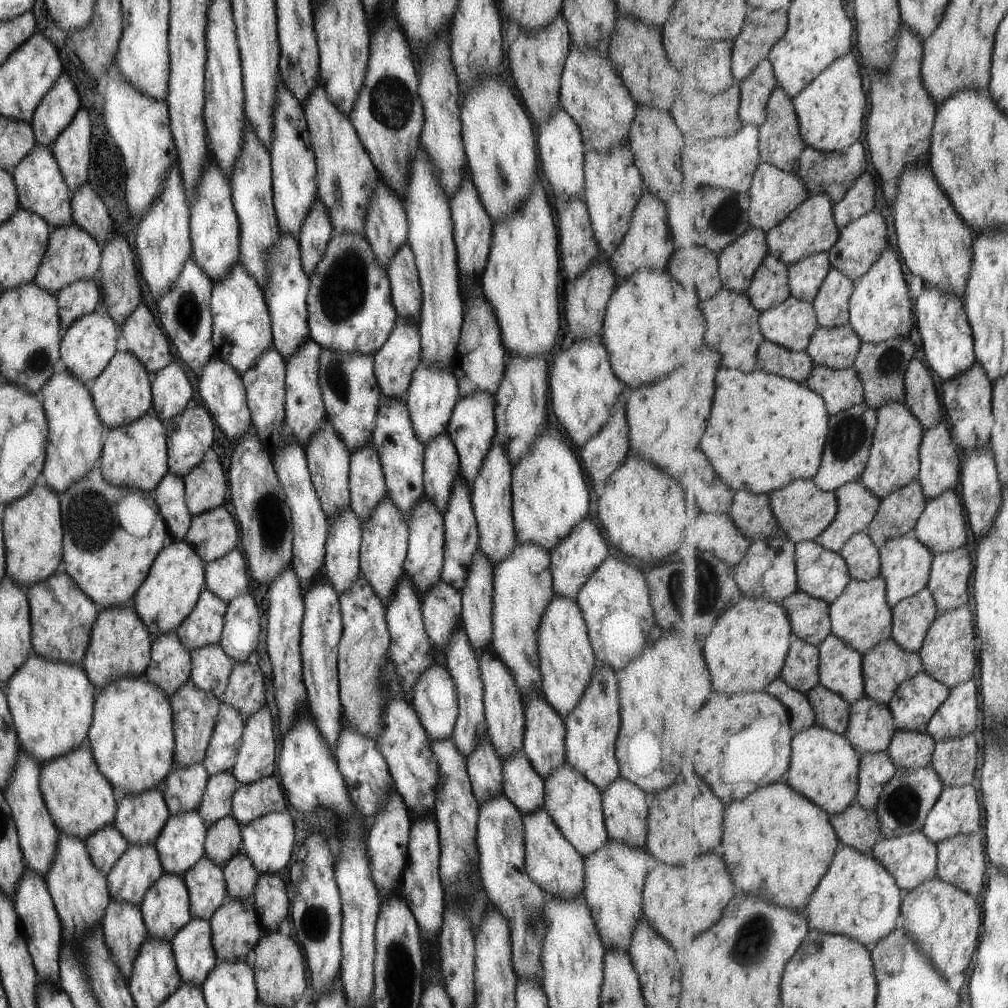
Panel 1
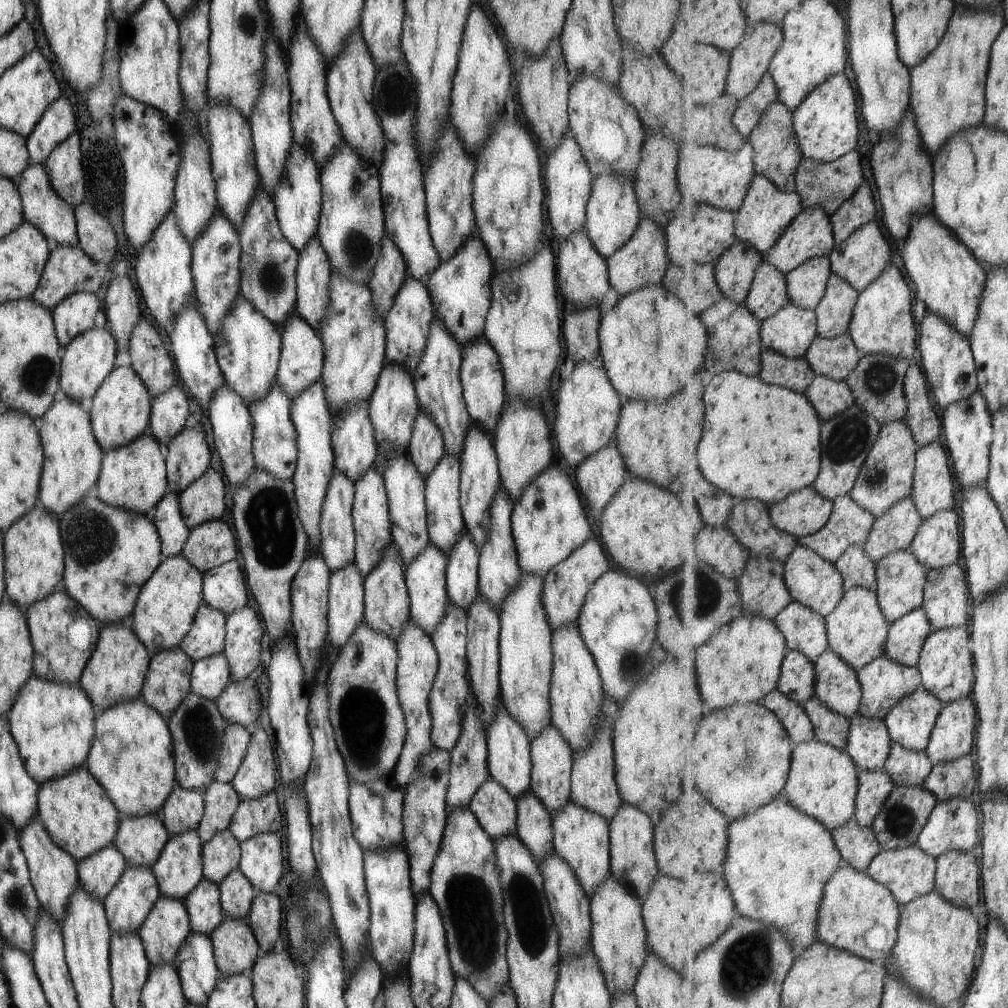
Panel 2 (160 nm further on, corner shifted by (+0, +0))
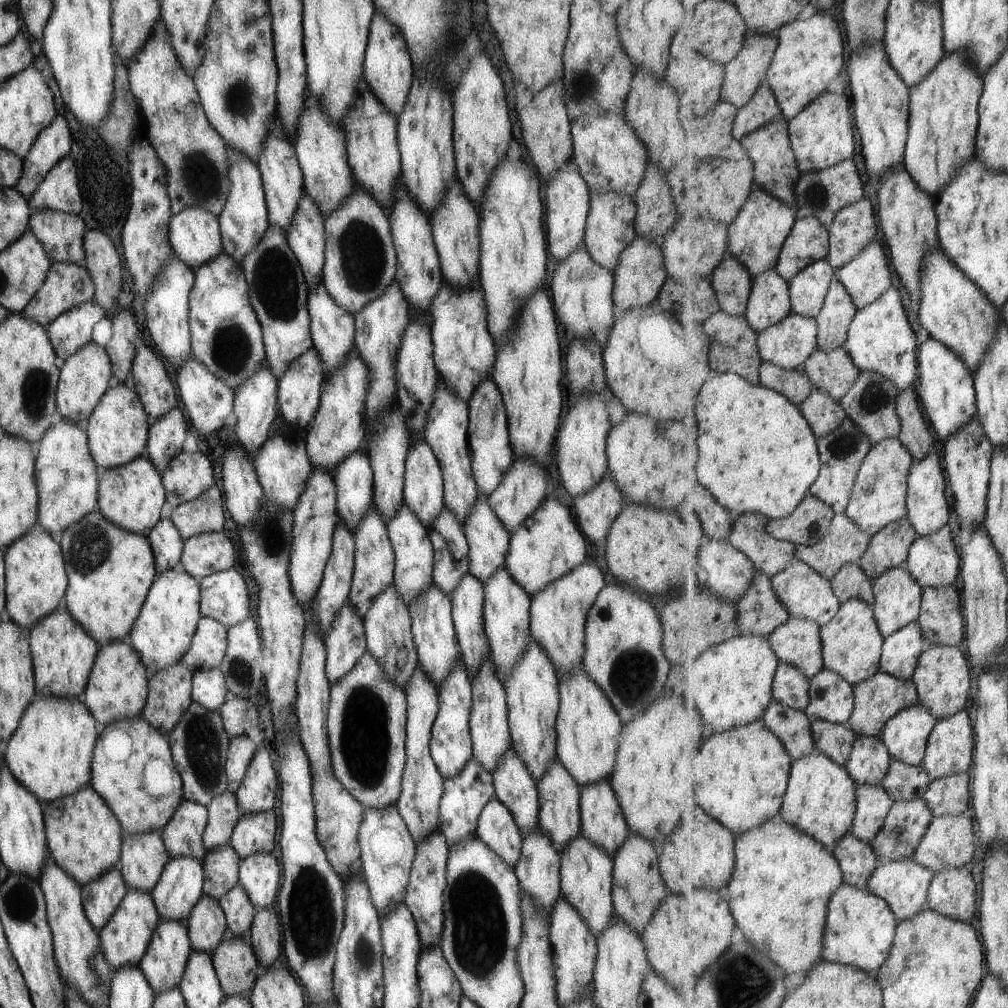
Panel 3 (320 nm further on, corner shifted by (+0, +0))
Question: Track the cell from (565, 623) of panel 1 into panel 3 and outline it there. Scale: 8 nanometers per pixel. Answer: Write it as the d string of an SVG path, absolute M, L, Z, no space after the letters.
M581 665L571 675L559 679L554 727L556 758L579 787L610 776L620 741L621 721L604 692L587 678Z

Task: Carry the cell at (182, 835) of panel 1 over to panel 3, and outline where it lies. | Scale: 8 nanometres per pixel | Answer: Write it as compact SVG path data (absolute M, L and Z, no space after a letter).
M176 856L169 857L163 865L163 870L150 890L157 914L160 919L186 922L191 909L203 895L202 891L202 866L201 863L193 857Z

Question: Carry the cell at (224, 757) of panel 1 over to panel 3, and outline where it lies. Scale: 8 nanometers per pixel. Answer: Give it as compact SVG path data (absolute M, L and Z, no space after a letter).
M245 735L233 737L228 742L224 769L227 777L226 790L235 794L244 777L247 765L255 754L257 743Z

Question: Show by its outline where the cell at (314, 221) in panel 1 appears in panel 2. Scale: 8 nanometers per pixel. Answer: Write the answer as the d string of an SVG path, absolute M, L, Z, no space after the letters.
M315 235L297 254L295 266L296 302L294 310L317 331L327 308L329 258Z

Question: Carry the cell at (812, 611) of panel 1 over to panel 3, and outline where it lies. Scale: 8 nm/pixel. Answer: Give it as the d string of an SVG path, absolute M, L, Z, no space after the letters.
M791 617L768 640L781 663L796 666L813 679L826 668L821 632L815 621Z

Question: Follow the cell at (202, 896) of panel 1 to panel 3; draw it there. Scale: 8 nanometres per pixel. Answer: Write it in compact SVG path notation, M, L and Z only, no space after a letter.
M207 895L199 897L185 925L192 950L207 953L209 956L227 935L224 912L218 900Z

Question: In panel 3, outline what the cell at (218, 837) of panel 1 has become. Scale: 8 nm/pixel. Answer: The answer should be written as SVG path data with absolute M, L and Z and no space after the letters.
M227 843L206 851L200 862L203 873L203 895L218 900L224 892L233 888L238 883L239 861L240 858L233 847Z

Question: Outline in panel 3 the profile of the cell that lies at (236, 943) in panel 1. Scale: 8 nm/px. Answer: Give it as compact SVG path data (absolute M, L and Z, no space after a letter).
M225 935L210 956L223 994L247 995L261 971L248 939Z

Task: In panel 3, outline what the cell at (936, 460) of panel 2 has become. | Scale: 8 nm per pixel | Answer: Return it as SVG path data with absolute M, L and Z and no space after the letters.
M932 452L925 460L915 461L911 467L908 479L908 517L915 527L919 537L933 536L945 528L951 520L951 508L947 502L948 484L945 484L945 474L941 468L941 458L937 452Z

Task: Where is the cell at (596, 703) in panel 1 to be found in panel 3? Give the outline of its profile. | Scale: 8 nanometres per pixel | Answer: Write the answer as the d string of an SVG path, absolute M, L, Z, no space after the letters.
M609 777L579 788L580 832L585 839L590 840L612 858L627 840L629 830L610 785Z

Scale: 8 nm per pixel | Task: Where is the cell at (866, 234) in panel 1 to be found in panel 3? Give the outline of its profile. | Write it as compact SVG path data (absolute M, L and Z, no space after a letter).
M874 241L853 262L835 269L834 273L845 285L856 308L862 311L893 286L891 267L885 248Z

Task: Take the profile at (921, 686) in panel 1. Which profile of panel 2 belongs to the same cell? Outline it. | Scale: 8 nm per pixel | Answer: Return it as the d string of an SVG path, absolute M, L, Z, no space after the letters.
M923 686L897 700L885 718L894 743L907 746L909 750L927 751L931 734L945 706L943 700Z

